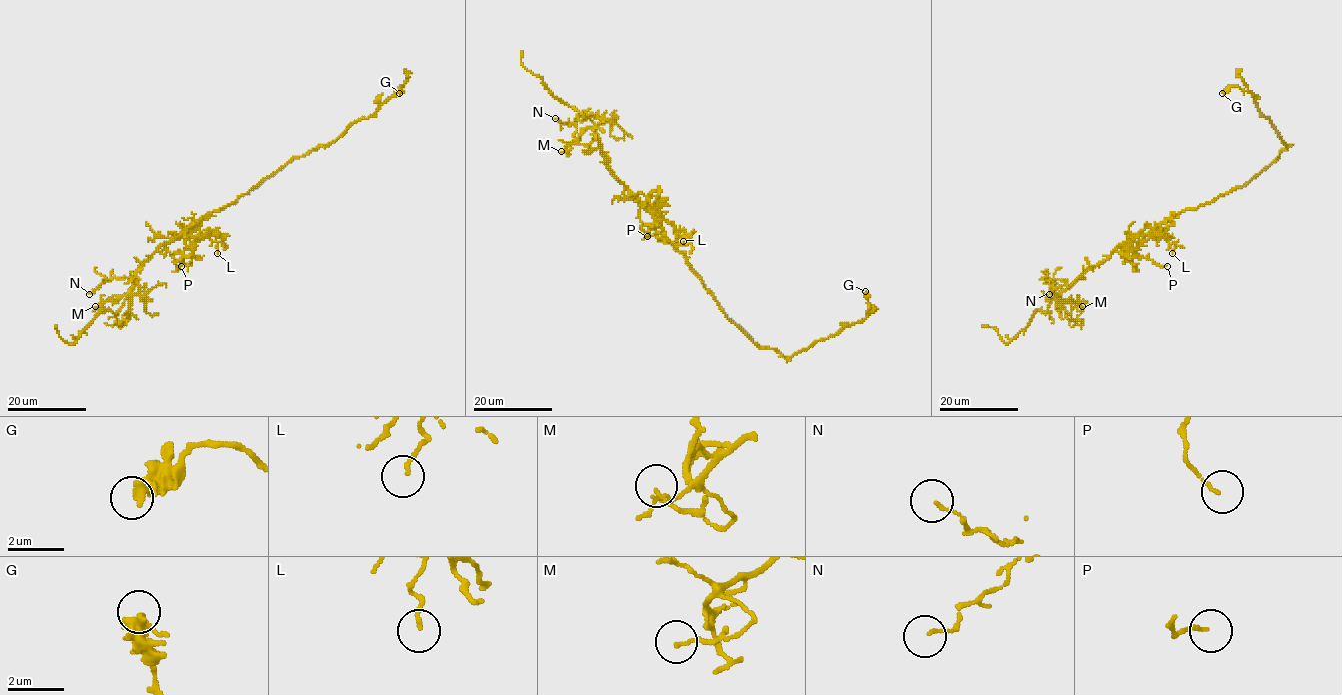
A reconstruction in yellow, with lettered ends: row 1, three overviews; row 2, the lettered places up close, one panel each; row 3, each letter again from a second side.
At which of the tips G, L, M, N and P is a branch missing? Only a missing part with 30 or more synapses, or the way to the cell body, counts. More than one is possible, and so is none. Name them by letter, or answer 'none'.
none

